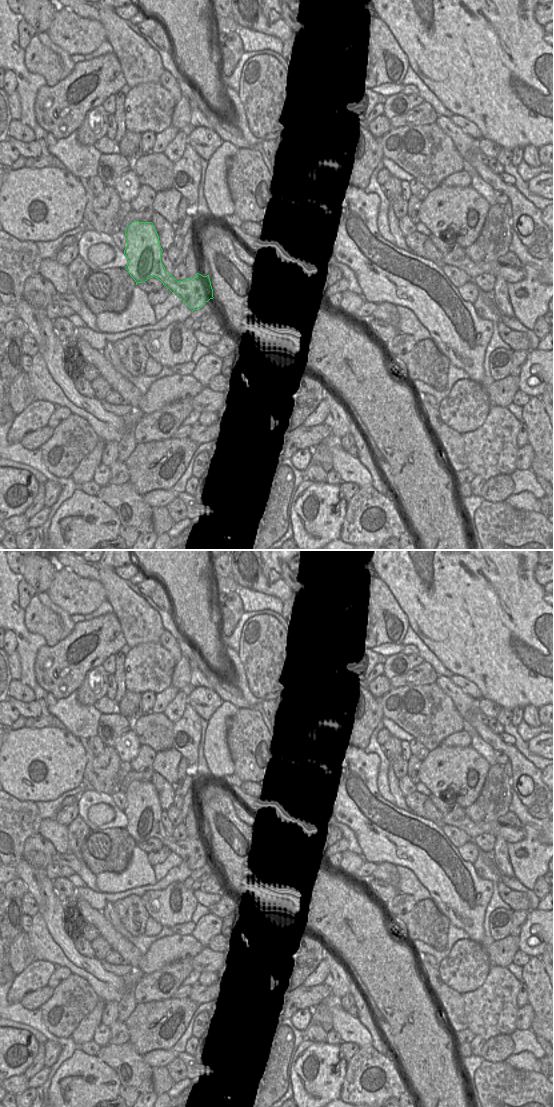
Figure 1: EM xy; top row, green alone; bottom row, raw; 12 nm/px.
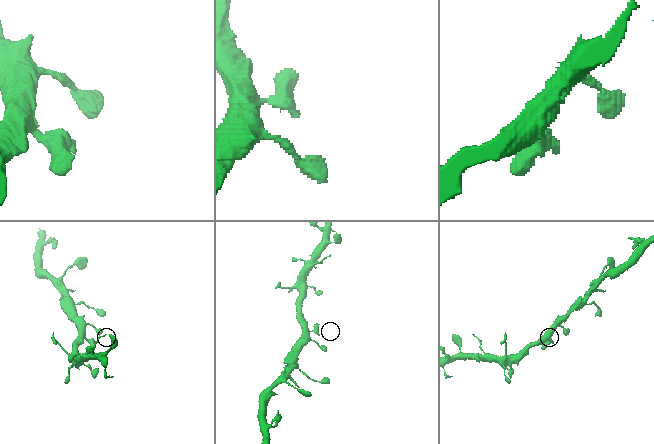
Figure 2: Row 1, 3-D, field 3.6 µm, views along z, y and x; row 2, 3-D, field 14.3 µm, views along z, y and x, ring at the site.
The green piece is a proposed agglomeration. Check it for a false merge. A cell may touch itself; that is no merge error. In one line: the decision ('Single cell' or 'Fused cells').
Single cell.

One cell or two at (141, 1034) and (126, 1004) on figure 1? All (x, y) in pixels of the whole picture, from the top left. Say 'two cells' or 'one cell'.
two cells

